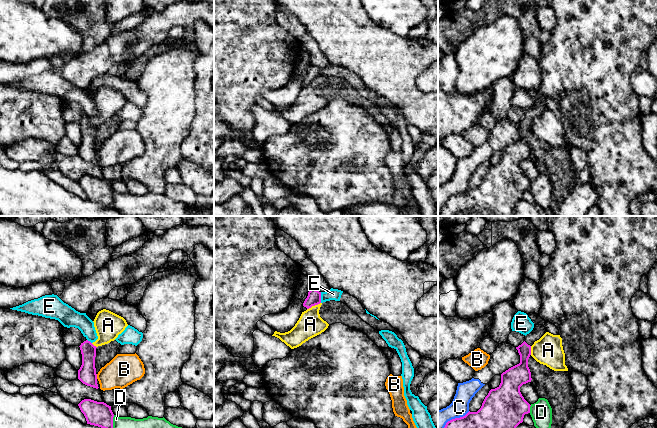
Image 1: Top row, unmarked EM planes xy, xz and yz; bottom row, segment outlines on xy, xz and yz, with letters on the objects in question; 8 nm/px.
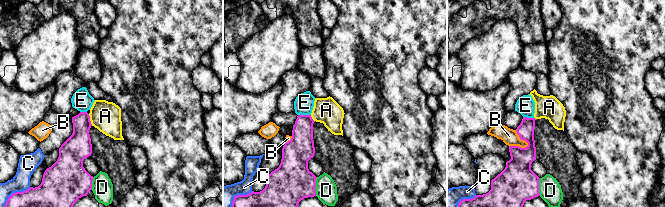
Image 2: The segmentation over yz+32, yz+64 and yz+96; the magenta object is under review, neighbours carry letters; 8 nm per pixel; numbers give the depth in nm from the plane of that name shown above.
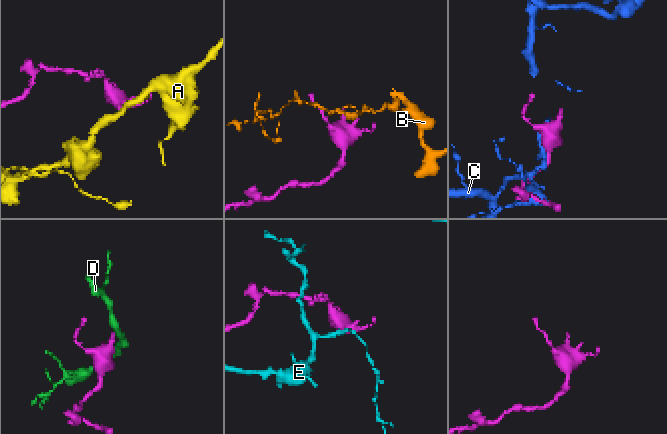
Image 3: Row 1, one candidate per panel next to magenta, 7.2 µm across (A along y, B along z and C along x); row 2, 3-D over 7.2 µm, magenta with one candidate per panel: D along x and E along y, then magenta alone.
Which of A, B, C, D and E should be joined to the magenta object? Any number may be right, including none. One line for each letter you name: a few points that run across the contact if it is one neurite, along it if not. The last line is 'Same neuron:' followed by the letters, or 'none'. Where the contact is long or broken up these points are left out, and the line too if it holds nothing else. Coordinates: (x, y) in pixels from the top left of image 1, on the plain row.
Same neuron: none

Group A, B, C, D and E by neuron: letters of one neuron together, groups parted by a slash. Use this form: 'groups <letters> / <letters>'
groups A / B / C / D / E

